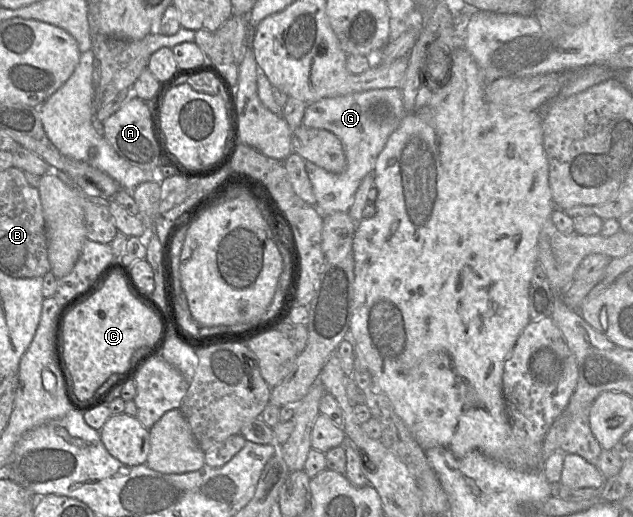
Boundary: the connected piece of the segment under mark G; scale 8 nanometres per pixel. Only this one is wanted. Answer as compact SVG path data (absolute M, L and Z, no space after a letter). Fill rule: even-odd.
M399 88L373 89L345 96L324 98L307 104L302 125L333 133L341 141L346 156L346 167L338 174L330 173L305 160L305 169L316 198L316 207L322 214L348 212L362 180L366 175L373 173L378 155L404 116L403 96Z

